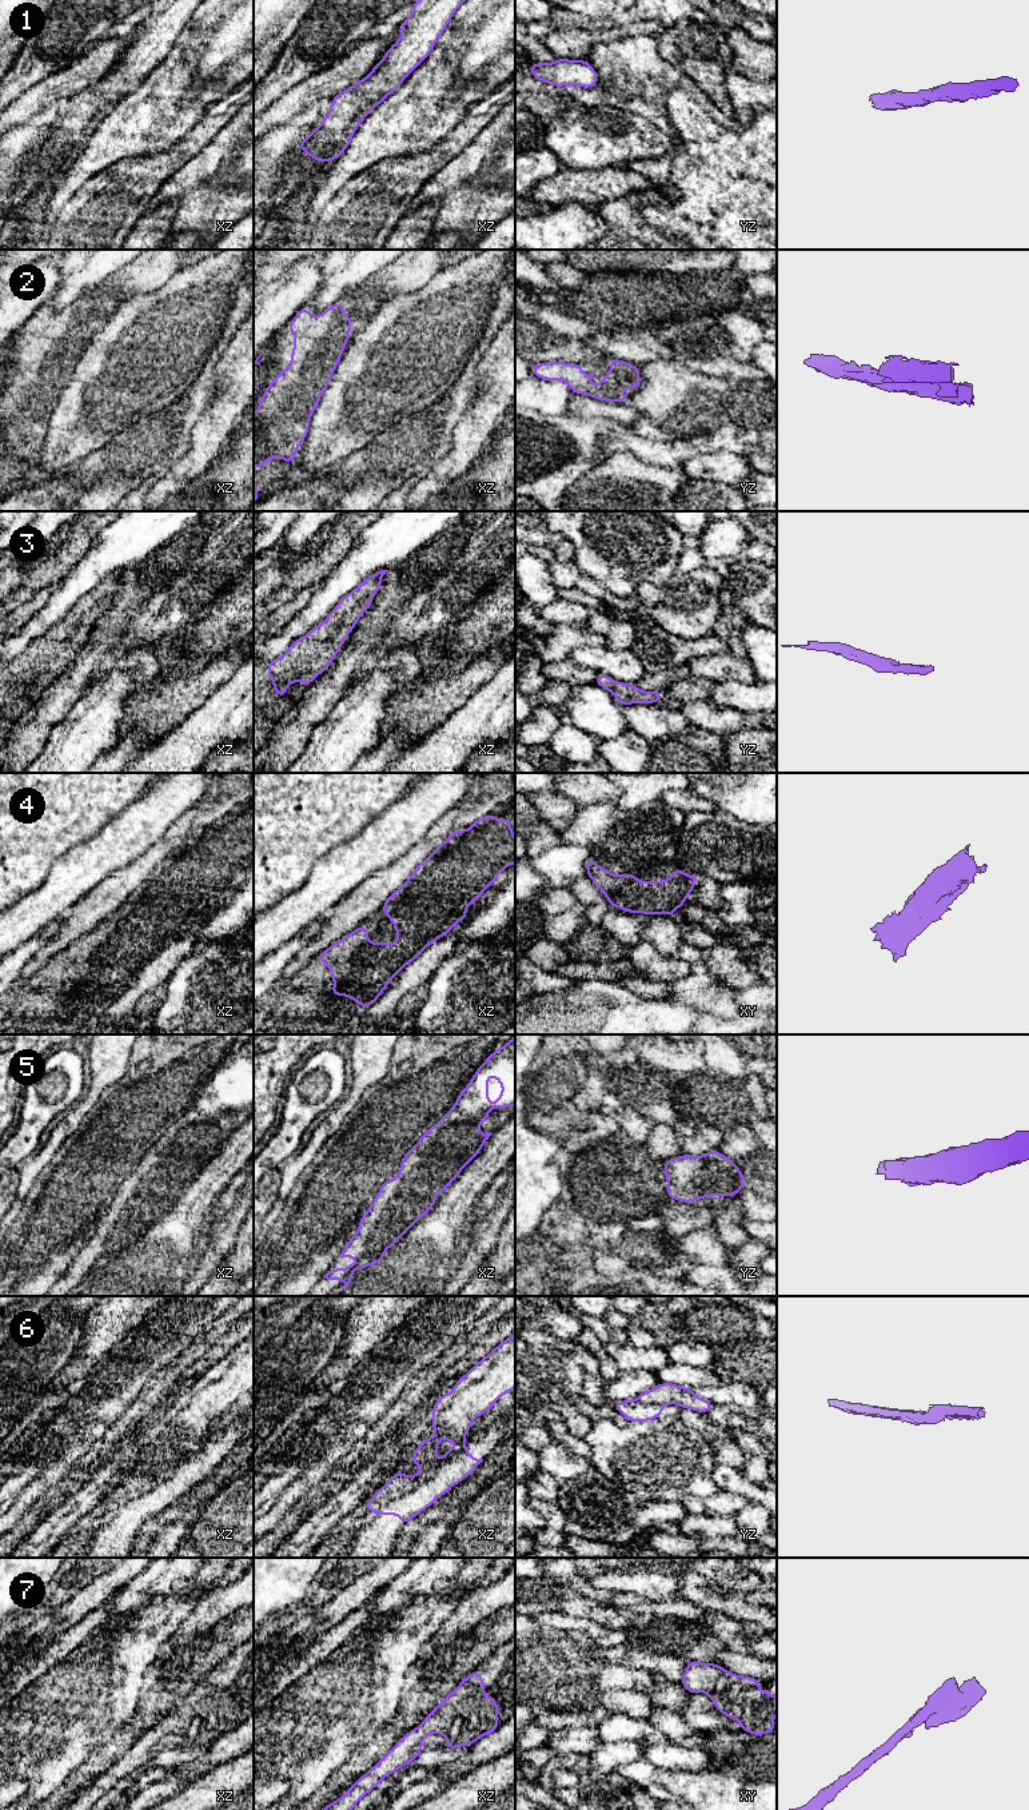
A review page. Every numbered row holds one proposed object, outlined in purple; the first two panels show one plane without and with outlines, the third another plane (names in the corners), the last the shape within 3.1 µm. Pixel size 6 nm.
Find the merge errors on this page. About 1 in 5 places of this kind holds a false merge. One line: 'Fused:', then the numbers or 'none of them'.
Fused: 6

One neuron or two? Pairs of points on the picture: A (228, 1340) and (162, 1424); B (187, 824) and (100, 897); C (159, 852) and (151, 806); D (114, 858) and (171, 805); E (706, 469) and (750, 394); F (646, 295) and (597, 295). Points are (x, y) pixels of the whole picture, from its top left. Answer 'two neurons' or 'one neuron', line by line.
A: two neurons
B: one neuron
C: two neurons
D: one neuron
E: two neurons
F: one neuron

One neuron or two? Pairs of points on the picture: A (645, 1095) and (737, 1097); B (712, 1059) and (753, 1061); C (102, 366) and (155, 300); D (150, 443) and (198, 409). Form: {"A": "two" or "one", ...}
{"A": "one", "B": "one", "C": "one", "D": "one"}

